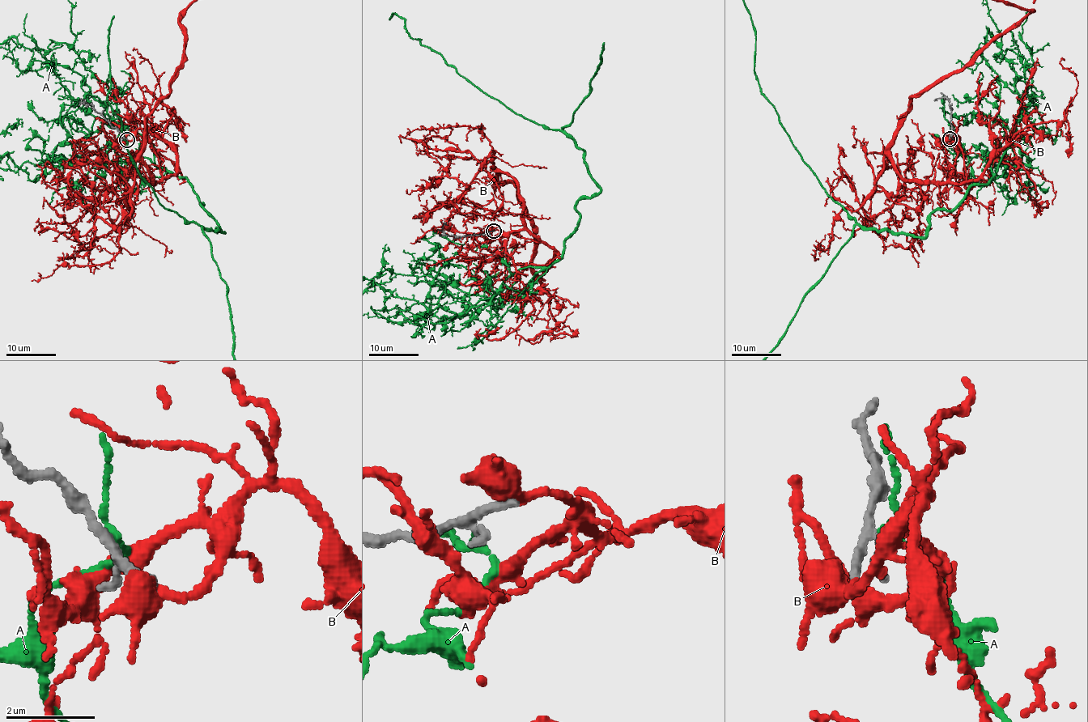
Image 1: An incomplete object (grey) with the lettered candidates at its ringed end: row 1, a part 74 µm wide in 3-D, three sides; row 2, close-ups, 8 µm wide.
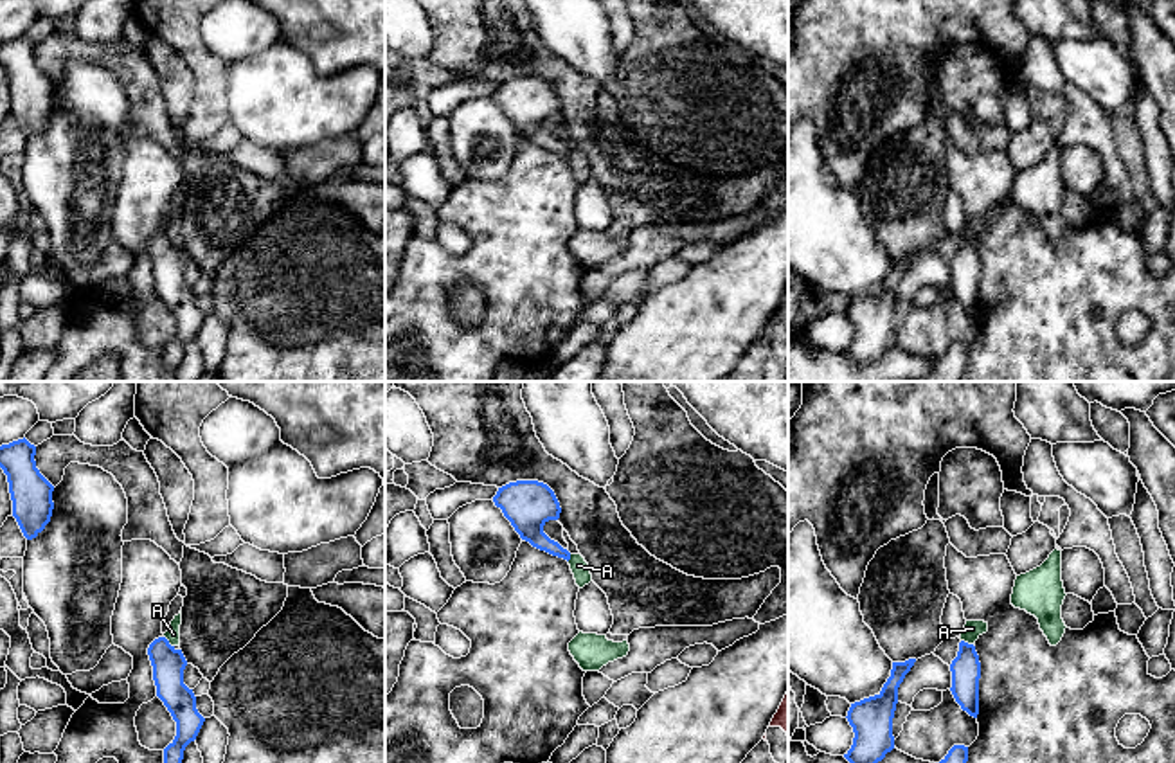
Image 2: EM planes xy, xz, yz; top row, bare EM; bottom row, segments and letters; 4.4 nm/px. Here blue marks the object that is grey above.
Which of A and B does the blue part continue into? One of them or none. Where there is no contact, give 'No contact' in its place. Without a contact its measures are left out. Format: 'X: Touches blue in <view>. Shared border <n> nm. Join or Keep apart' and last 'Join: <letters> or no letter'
A: Touches blue in xy. Shared border 70 nm. Keep apart
B: No contact. Join
Join: B

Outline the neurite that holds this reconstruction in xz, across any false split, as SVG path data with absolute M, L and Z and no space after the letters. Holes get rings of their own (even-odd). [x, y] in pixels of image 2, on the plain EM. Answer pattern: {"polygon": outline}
{"polygon": "M516 77L498 85L497 104L511 119L522 137L552 153L570 157L570 149L543 130L549 117L558 117L561 104L554 88L538 77Z"}

